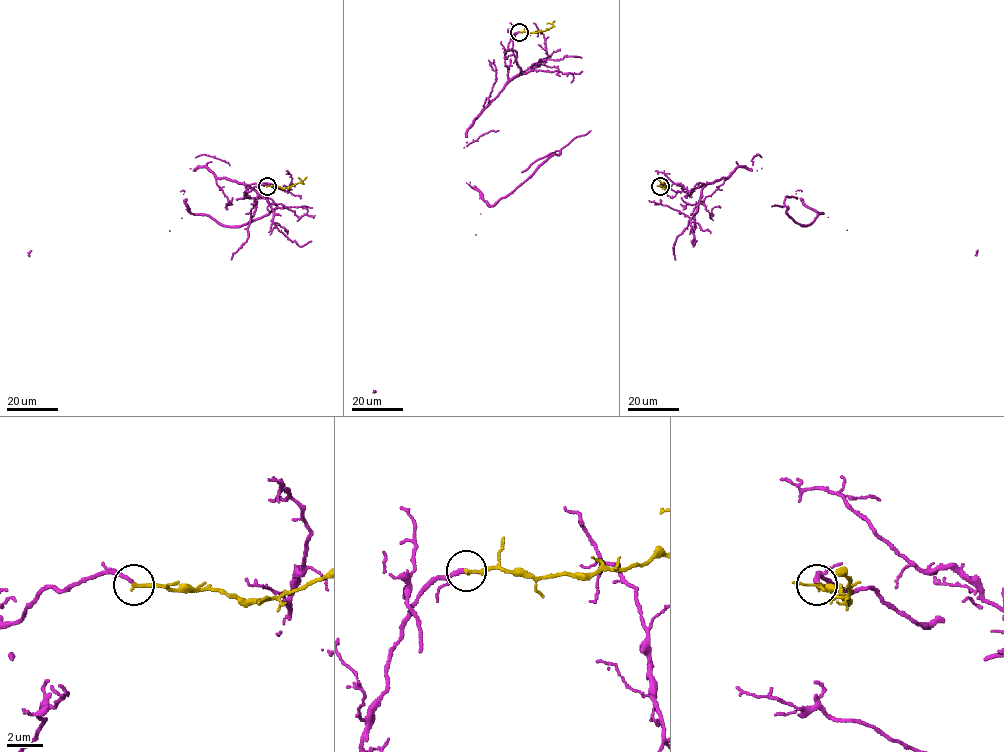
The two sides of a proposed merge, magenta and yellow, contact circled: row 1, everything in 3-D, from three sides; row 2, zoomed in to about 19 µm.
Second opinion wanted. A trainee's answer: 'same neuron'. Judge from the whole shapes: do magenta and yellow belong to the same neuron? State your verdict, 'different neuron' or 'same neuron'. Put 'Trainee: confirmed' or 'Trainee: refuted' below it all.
same neuron
Trainee: confirmed

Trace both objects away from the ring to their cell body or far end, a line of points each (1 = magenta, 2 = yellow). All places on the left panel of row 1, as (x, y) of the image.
1: (266, 186), (244, 192), (244, 185), (205, 167), (190, 168), (185, 200), (191, 214), (169, 231), (28, 256)
2: (266, 186), (288, 187), (301, 183), (307, 176)

